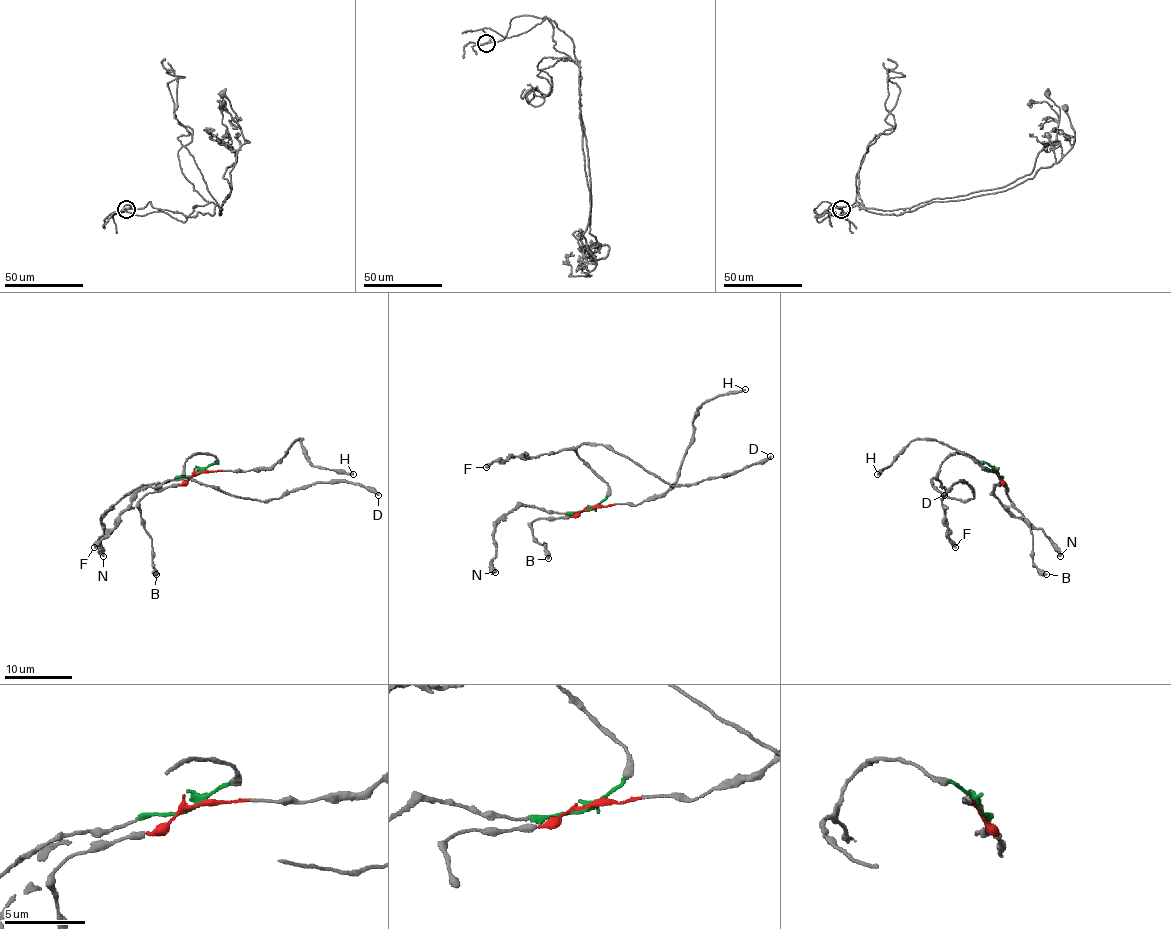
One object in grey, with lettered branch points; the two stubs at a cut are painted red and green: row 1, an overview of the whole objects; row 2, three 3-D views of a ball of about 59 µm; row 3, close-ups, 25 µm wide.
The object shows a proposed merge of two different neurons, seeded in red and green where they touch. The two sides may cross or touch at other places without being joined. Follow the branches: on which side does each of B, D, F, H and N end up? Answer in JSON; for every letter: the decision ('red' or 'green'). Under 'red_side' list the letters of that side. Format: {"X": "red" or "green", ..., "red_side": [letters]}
{"B": "red", "D": "green", "F": "green", "H": "red", "N": "green", "red_side": ["B", "H"]}

